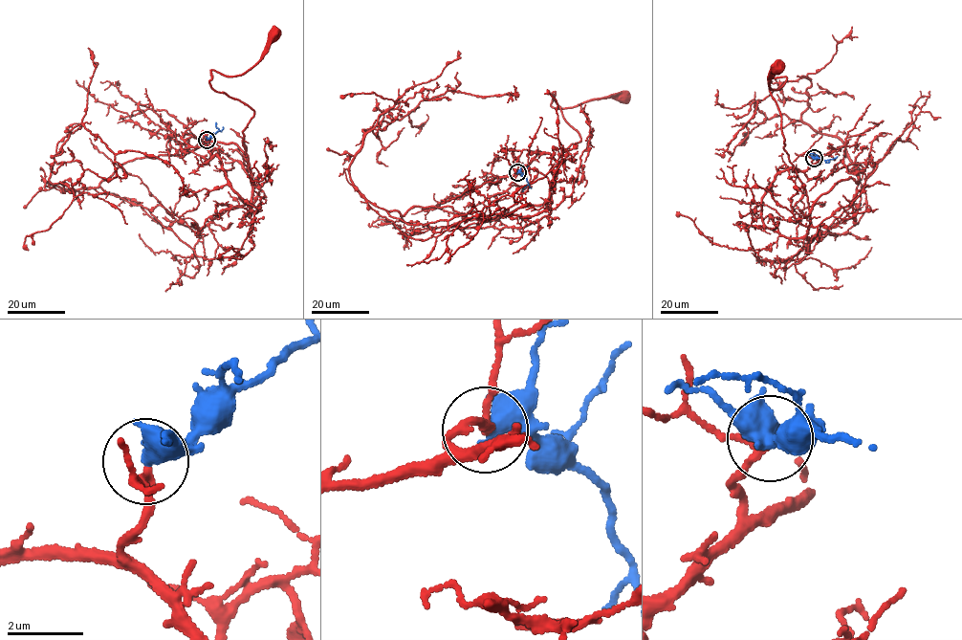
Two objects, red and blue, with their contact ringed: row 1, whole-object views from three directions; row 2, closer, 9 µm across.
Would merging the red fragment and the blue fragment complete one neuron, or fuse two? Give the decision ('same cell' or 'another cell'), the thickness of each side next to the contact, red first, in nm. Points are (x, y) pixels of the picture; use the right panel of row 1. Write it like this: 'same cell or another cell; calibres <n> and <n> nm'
same cell; calibres 150 and 550 nm

